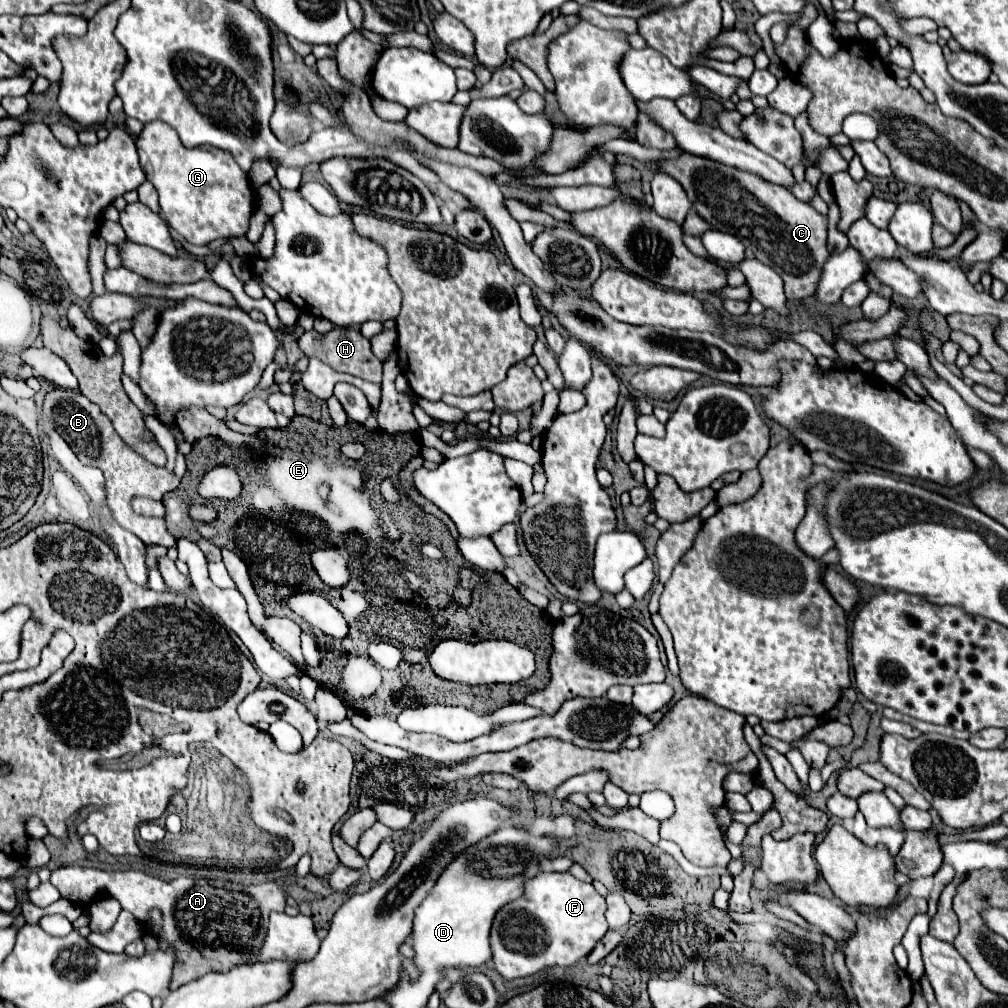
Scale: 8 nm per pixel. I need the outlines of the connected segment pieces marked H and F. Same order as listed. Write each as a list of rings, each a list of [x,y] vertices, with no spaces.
[[[336,326],[332,332],[326,332],[326,334],[318,334],[316,330],[310,330],[300,336],[298,344],[300,344],[300,350],[308,358],[318,358],[338,372],[346,372],[346,374],[358,376],[368,382],[382,382],[382,362],[372,354],[370,340],[364,338],[360,334],[360,330],[356,330],[356,328],[338,328]]]
[[[540,872],[540,876],[526,882],[524,896],[506,904],[494,918],[490,942],[496,970],[506,980],[514,980],[536,974],[542,968],[576,964],[608,932],[604,912],[606,902],[592,884],[580,882],[568,872]]]

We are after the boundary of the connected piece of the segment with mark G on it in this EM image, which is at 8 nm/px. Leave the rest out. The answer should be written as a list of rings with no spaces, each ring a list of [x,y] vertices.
[[[158,120],[144,126],[136,138],[136,148],[146,178],[158,190],[164,216],[188,244],[206,246],[218,238],[246,236],[258,196],[230,152],[212,146],[184,148],[176,130]]]

